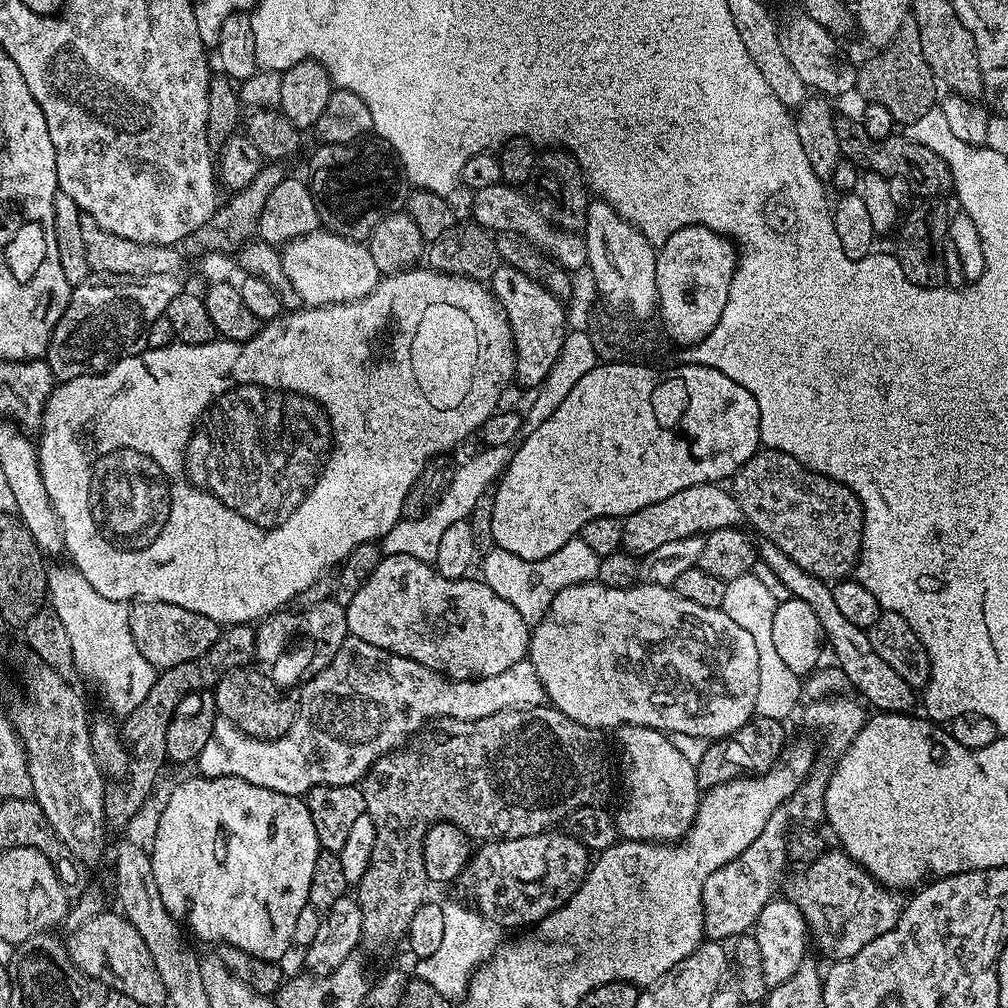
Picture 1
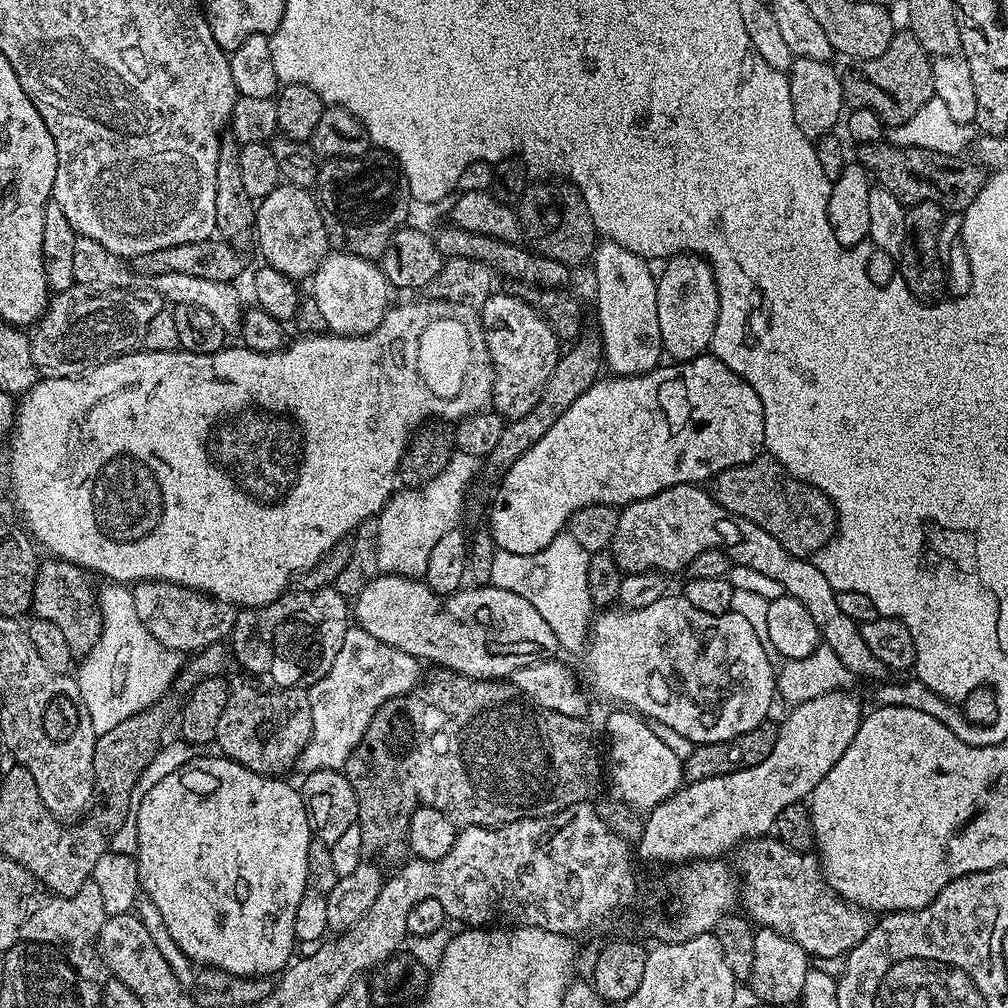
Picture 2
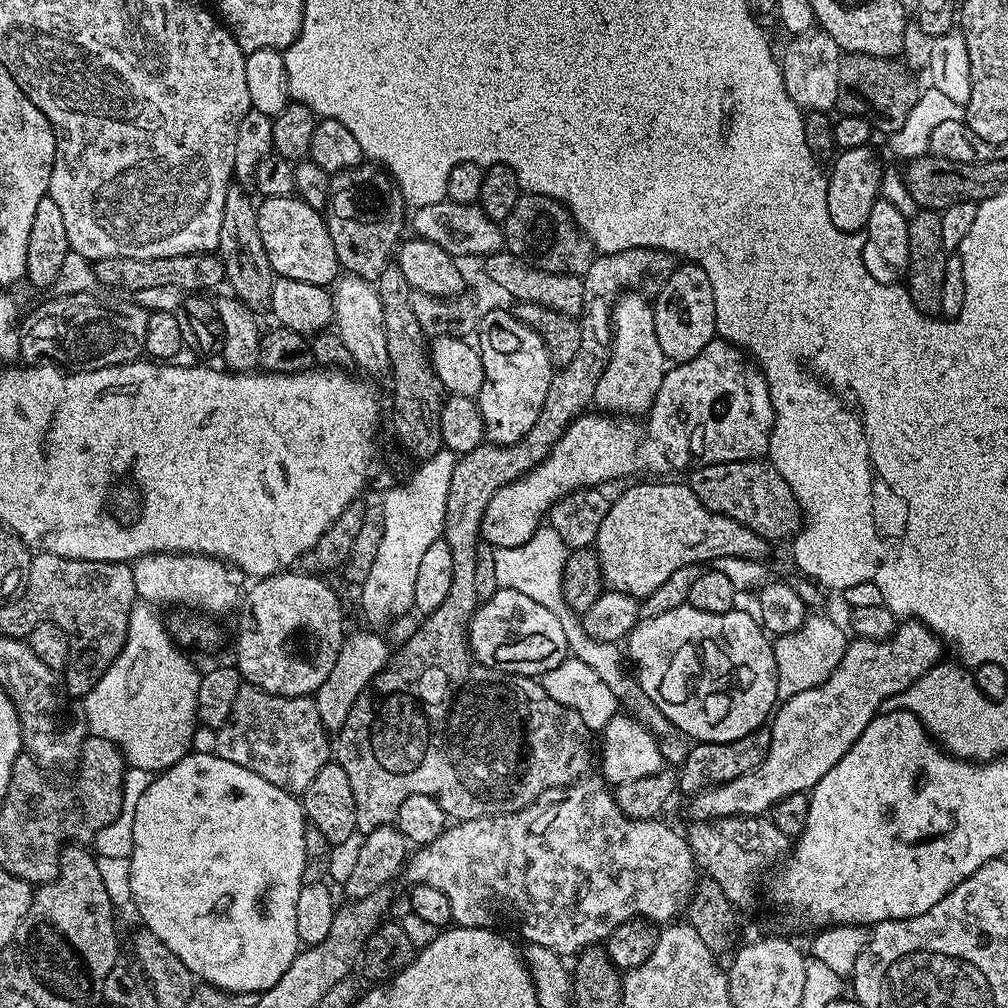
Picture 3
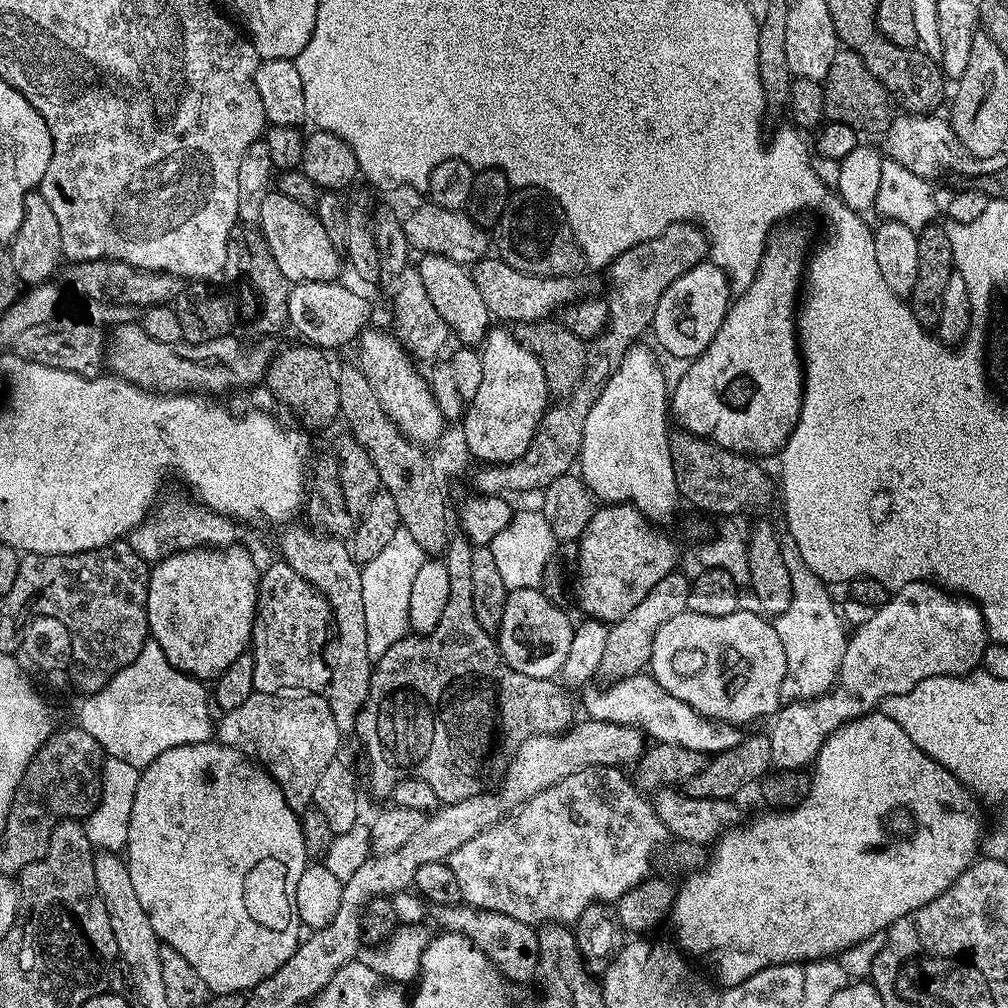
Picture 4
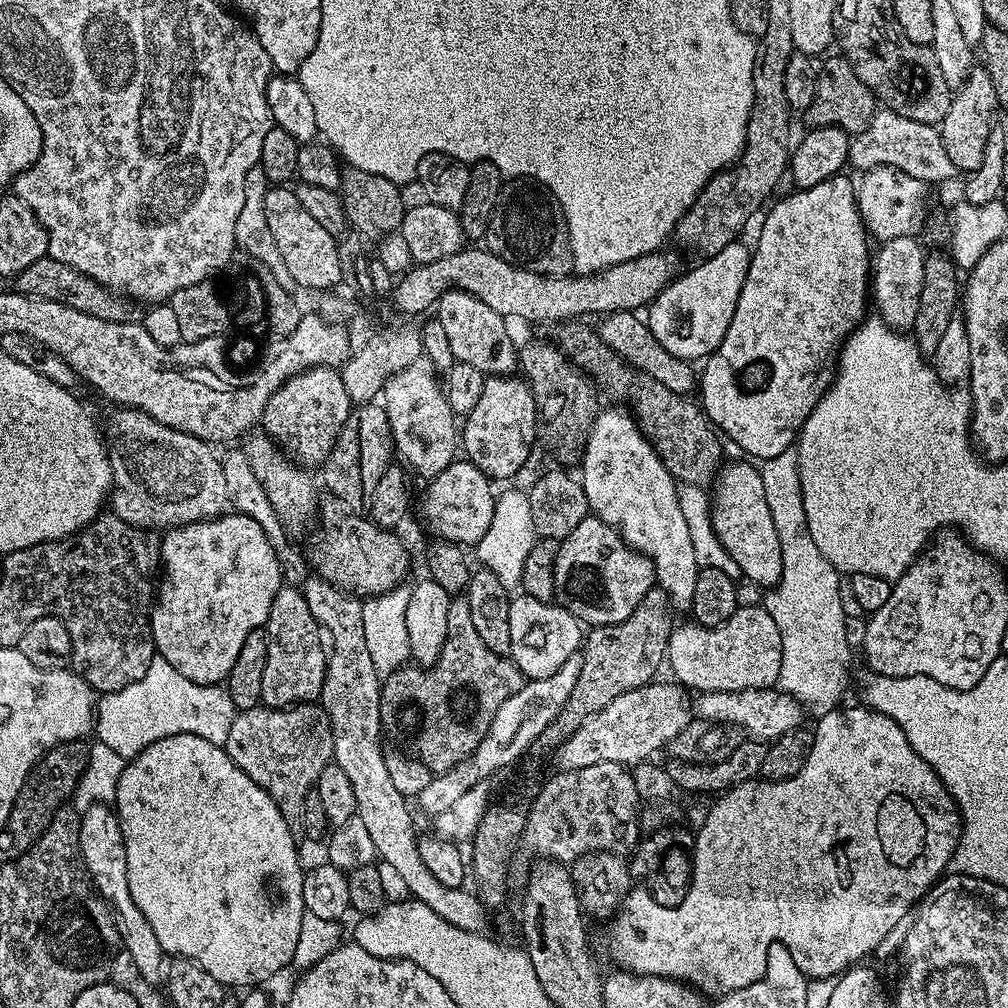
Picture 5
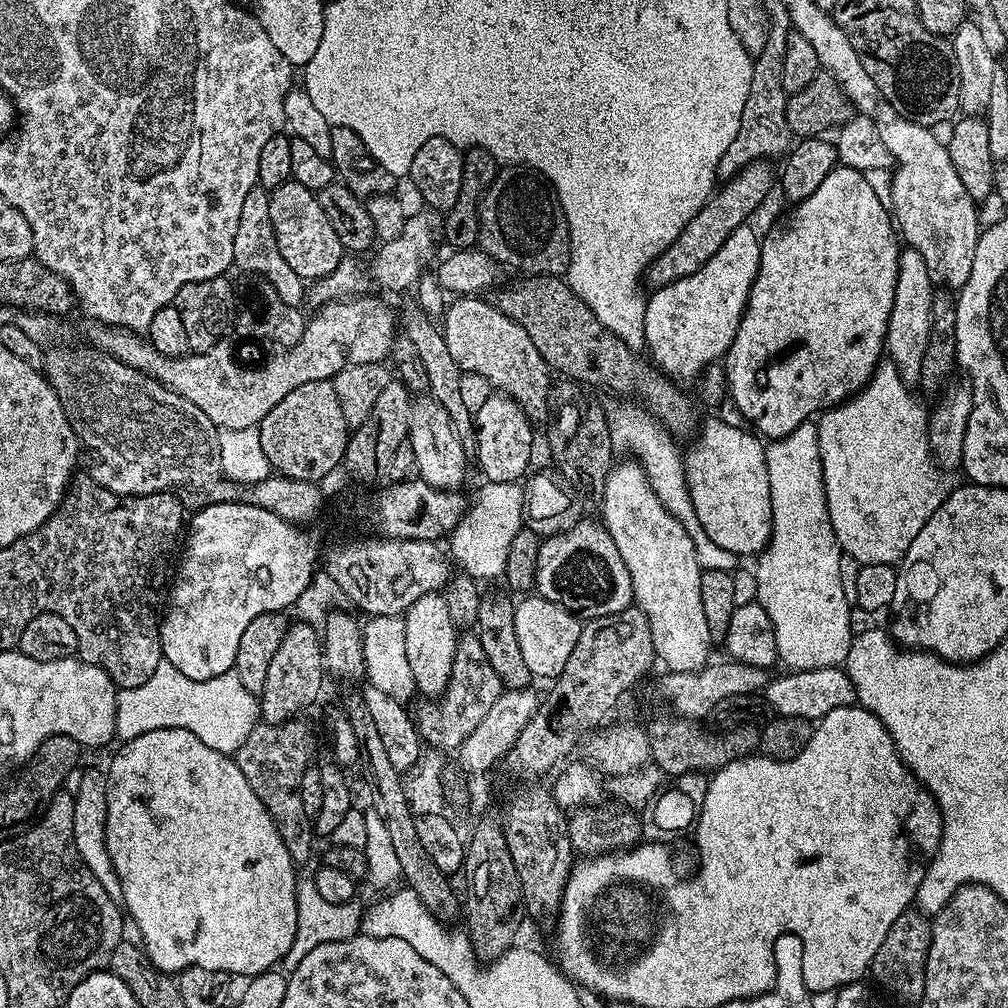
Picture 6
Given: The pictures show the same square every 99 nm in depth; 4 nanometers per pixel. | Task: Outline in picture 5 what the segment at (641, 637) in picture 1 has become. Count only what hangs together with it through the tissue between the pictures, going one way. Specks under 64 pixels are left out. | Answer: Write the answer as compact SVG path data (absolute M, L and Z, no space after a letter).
M762 606L756 608L737 607L735 614L717 628L704 628L698 623L688 622L684 629L674 636L674 652L680 655L680 664L672 668L677 681L696 694L706 692L741 692L771 688L779 681L782 670L782 634L774 626L774 618Z

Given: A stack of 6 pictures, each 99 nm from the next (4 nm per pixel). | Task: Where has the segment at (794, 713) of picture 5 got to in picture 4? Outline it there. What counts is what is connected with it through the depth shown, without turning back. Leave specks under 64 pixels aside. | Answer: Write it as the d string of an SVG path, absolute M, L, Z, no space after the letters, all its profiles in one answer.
M651 674L628 676L625 680L609 683L609 688L596 689L588 686L583 689L584 708L593 720L605 720L615 724L629 724L638 728L645 737L657 744L677 744L686 746L686 750L698 750L705 754L725 752L738 746L742 739L741 729L734 724L724 724L719 720L709 720L701 712L696 712L682 698L666 694L662 686Z

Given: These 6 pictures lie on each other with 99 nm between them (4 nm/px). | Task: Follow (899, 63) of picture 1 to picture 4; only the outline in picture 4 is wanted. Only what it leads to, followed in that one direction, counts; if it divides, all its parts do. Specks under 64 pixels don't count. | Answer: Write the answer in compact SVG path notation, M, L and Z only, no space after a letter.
M841 47L834 54L834 62L830 62L830 70L822 82L824 86L824 114L831 122L842 122L850 126L858 134L888 131L894 119L892 100L887 88L866 70L866 62L851 48Z

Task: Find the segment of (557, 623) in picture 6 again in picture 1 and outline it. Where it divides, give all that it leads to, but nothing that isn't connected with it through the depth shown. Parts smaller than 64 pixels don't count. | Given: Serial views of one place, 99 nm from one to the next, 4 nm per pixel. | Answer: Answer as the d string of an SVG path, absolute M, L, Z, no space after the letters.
M406 554L385 555L380 561L378 570L374 570L374 574L370 574L370 578L366 578L366 582L358 590L358 594L354 594L354 598L346 606L349 633L362 638L362 642L370 642L370 646L378 646L382 650L393 652L396 656L410 658L414 662L448 677L450 680L484 680L487 676L502 674L502 670L510 670L510 666L514 666L518 661L527 657L530 624L516 607L510 602L506 602L506 598L498 598L498 594L494 594L494 590L485 584L483 579L472 579L451 580L443 576L441 572L437 572L432 564L424 564L418 558L410 558Z

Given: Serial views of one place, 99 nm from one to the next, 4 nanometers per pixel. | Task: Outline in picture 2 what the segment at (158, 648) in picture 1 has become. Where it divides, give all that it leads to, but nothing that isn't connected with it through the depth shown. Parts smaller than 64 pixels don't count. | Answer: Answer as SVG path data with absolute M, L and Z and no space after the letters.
M142 580L131 585L134 594L134 610L142 618L142 626L162 642L181 654L195 654L206 646L227 641L232 635L237 609L224 600L196 592L181 584L165 580Z

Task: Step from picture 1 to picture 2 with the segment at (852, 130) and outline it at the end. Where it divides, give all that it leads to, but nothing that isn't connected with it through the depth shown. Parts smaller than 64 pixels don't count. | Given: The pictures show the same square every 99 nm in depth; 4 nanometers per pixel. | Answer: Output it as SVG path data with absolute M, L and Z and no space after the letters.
M892 142L861 144L855 150L855 159L871 175L871 179L879 187L890 190L890 194L906 206L934 202L945 213L963 213L972 205L974 198L978 198L986 179L985 169L979 163L971 159L960 160L959 155L947 156L938 150L901 148Z

